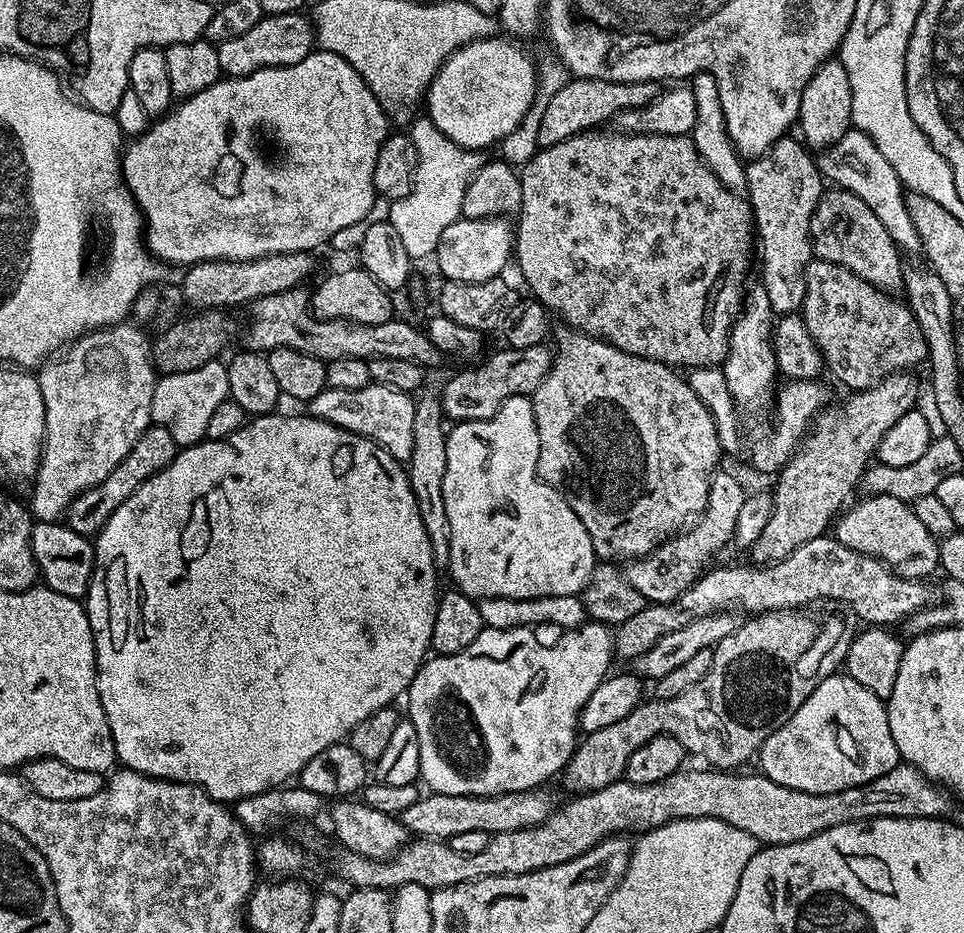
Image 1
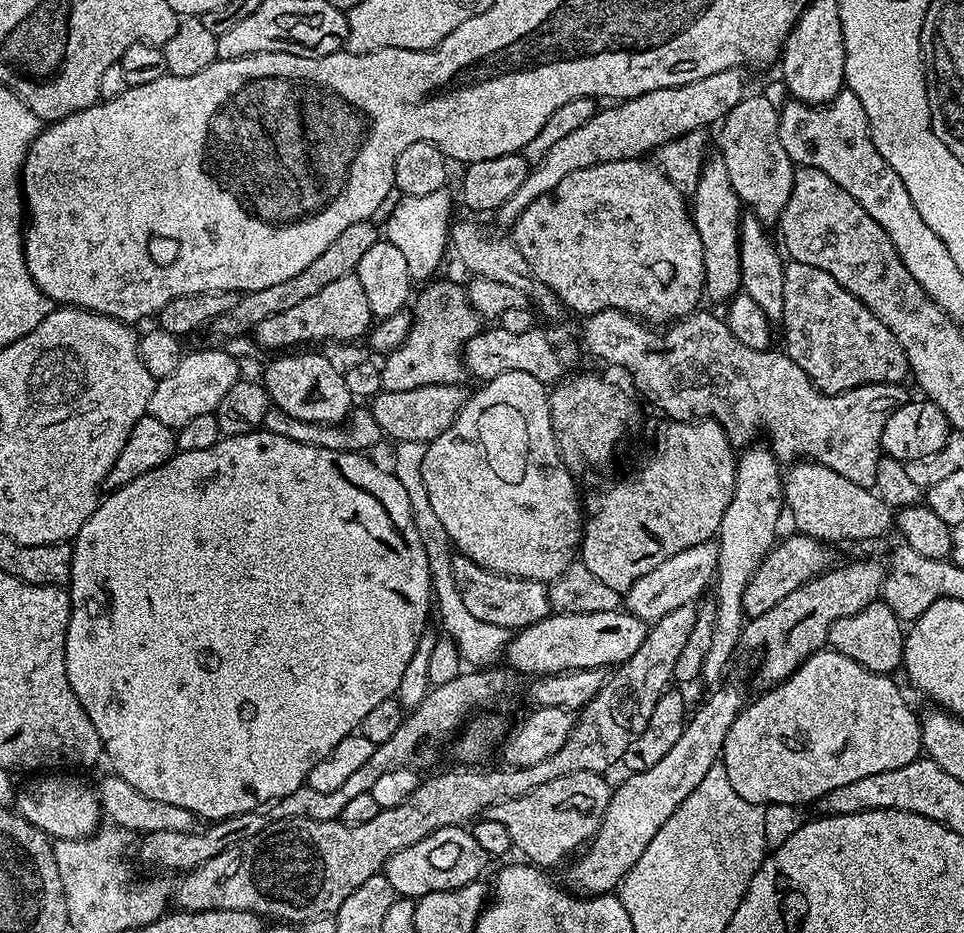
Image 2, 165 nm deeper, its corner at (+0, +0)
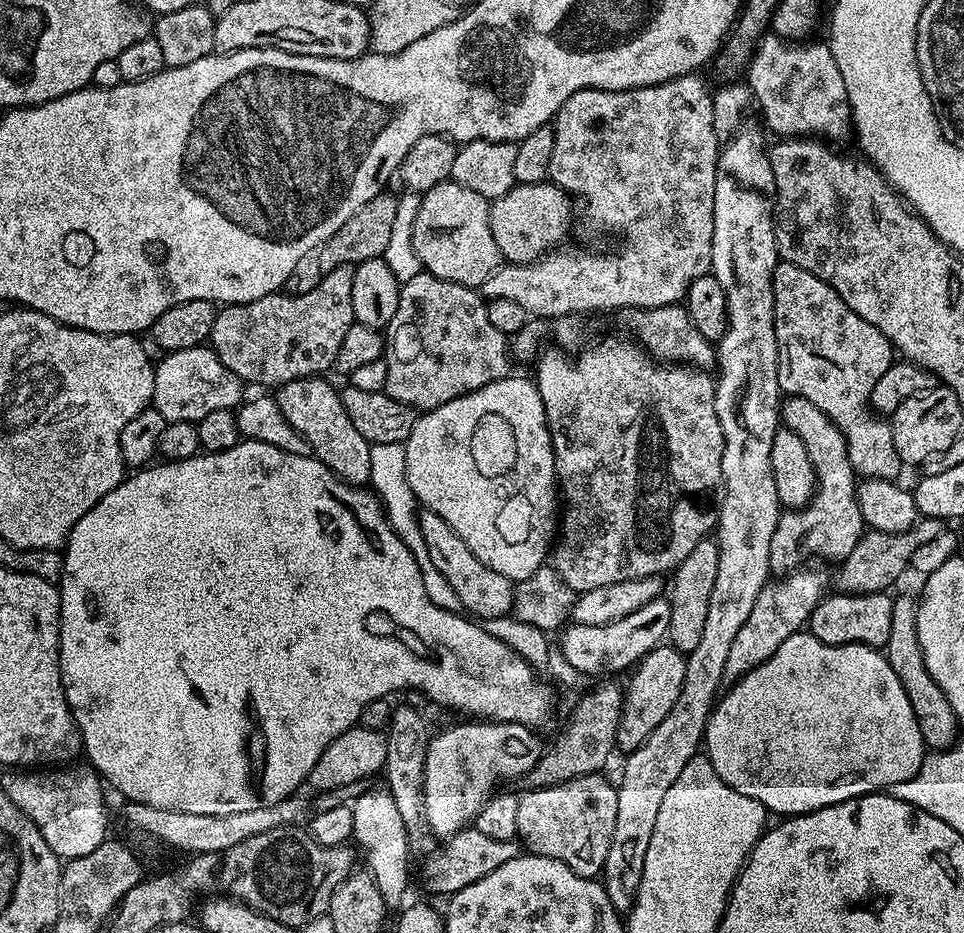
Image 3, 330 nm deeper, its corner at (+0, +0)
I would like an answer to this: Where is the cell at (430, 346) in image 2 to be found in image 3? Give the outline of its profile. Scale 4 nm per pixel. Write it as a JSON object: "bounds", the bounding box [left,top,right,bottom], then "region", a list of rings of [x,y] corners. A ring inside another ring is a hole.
{"bounds":[382,270,510,410],"region":[[[421,270],[417,276],[410,278],[410,282],[400,286],[398,310],[394,310],[394,318],[387,326],[382,358],[386,362],[386,386],[383,392],[407,408],[427,410],[509,375],[510,340],[490,322],[488,305],[477,289],[446,282]]]}

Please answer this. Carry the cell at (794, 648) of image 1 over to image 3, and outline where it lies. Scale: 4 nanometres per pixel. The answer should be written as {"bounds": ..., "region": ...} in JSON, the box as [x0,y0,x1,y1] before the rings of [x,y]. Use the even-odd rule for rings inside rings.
{"bounds":[834,518,946,593],"region":[[[927,518],[917,519],[917,522],[909,532],[874,532],[865,531],[864,536],[850,550],[850,554],[839,565],[840,568],[834,572],[834,588],[837,593],[841,592],[882,592],[891,589],[891,584],[903,574],[908,572],[912,555],[920,546],[926,542],[933,541],[940,534],[946,531],[946,524],[943,520],[929,520]]]}

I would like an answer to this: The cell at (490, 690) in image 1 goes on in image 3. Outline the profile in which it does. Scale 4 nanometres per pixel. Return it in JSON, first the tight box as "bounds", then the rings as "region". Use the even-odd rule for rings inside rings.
{"bounds":[558,599,670,674],"region":[[[667,599],[646,602],[632,614],[606,625],[582,625],[573,623],[563,629],[564,637],[558,640],[567,662],[583,674],[589,672],[620,672],[631,669],[640,659],[656,647],[668,635],[670,606]]]}

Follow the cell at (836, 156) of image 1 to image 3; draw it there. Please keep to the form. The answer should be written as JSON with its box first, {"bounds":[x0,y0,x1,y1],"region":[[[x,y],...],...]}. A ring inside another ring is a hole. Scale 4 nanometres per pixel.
{"bounds":[745,32,852,142],"region":[[[773,32],[765,33],[746,65],[745,83],[750,86],[758,104],[761,104],[763,127],[769,133],[777,132],[780,138],[801,136],[836,142],[832,140],[842,139],[847,132],[849,135],[852,118],[852,108],[845,102],[842,74],[838,74],[836,64],[829,63],[827,47],[800,47],[804,46],[783,41]]]}

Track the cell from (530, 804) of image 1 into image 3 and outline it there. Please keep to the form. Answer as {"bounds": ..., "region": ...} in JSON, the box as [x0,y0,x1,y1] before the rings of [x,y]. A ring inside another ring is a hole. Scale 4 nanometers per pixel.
{"bounds":[516,774,618,877],"region":[[[600,774],[579,776],[561,784],[525,791],[518,802],[516,831],[523,847],[531,855],[554,858],[570,866],[579,876],[599,877],[604,871],[606,854],[610,854],[614,822],[618,822],[616,788],[602,777]]]}

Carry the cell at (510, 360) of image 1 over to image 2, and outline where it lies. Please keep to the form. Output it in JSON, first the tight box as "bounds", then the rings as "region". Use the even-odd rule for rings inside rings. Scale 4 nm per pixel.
{"bounds":[370,384,470,444],"region":[[[439,384],[438,386],[418,386],[418,390],[394,390],[386,392],[381,390],[377,396],[373,396],[370,401],[370,407],[374,414],[374,422],[378,422],[381,433],[388,436],[392,442],[405,440],[406,442],[422,442],[427,444],[428,441],[438,438],[458,418],[462,406],[468,400],[470,395],[469,389],[464,389],[460,384]]]}

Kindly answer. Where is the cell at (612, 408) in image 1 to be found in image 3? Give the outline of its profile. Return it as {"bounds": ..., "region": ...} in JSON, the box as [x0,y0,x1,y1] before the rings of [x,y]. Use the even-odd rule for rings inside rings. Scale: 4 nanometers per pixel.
{"bounds":[414,178,502,289],"region":[[[451,178],[423,193],[418,206],[418,218],[414,218],[414,250],[420,259],[421,269],[446,282],[454,282],[467,288],[479,289],[483,286],[491,272],[502,267],[498,242],[494,242],[494,234],[490,234],[489,203],[489,200],[482,198],[482,194],[466,190],[466,186]]]}

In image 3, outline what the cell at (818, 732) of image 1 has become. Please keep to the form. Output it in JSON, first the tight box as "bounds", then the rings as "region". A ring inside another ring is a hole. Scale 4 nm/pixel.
{"bounds":[702,631,926,818],"region":[[[811,631],[796,632],[766,662],[762,662],[754,670],[750,670],[744,677],[735,681],[728,693],[717,699],[712,712],[708,715],[708,724],[704,728],[702,741],[703,751],[710,758],[718,778],[726,782],[738,794],[746,794],[746,798],[754,798],[762,802],[762,806],[769,813],[777,817],[787,818],[801,816],[804,812],[813,812],[838,802],[852,800],[855,796],[867,796],[869,792],[891,790],[898,782],[906,782],[920,772],[920,767],[926,755],[926,745],[922,738],[922,730],[918,730],[918,718],[914,718],[914,710],[910,706],[910,698],[906,698],[906,690],[902,690],[902,682],[898,674],[890,666],[887,655],[883,651],[871,648],[865,644],[827,644],[812,636]]]}

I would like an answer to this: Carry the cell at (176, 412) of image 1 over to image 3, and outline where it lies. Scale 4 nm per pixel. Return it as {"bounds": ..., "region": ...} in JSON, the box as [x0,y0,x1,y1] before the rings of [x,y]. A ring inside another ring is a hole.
{"bounds":[152,346,245,422],"region":[[[201,346],[199,348],[183,348],[177,352],[169,352],[163,357],[164,361],[155,365],[154,394],[152,404],[162,414],[165,422],[198,422],[206,418],[213,410],[235,409],[241,403],[245,395],[245,385],[226,366],[222,366],[220,359],[211,347]]]}

